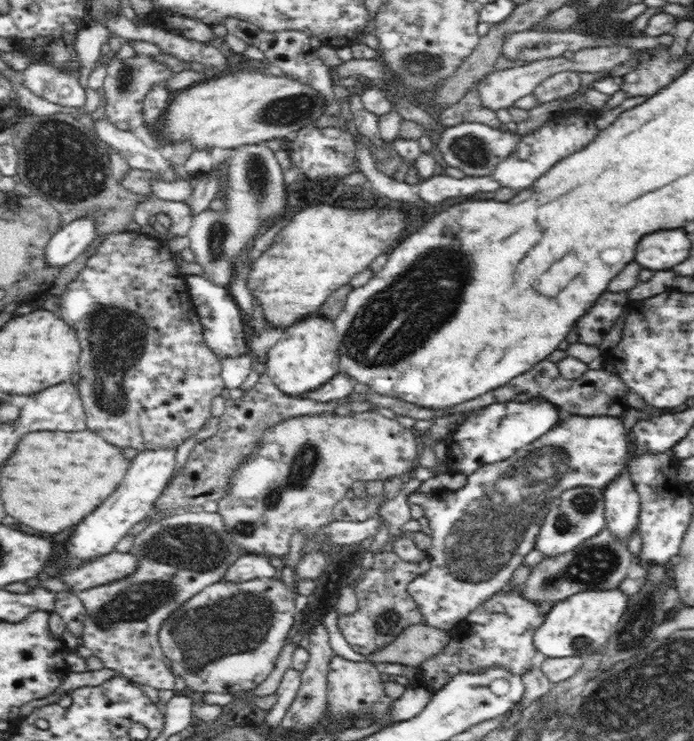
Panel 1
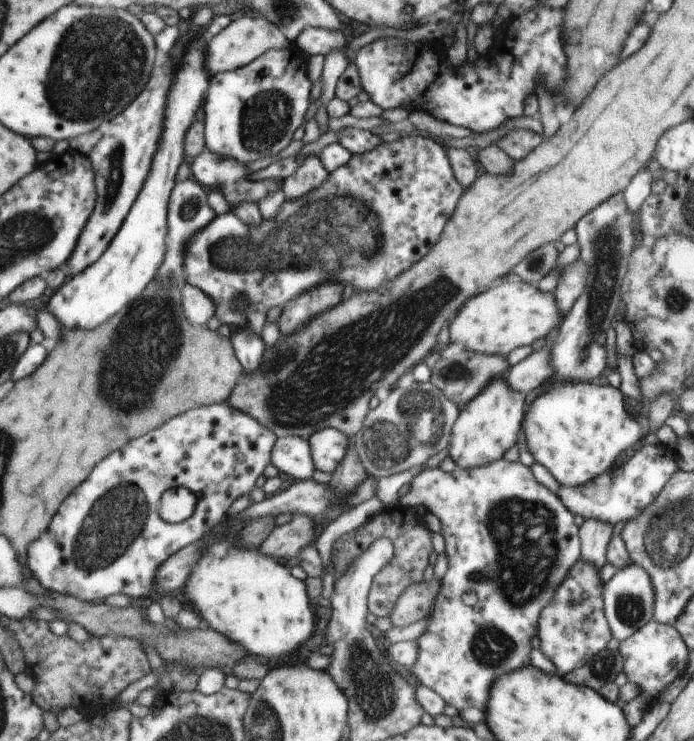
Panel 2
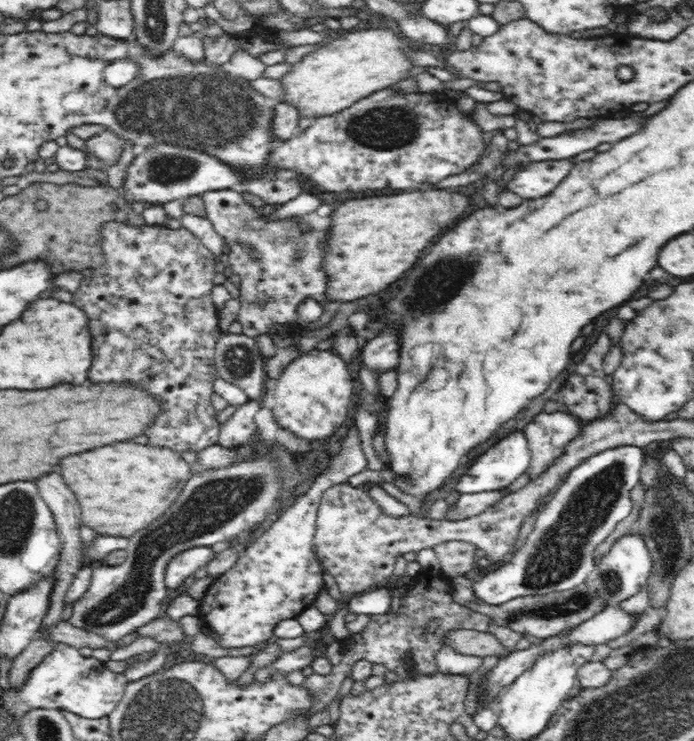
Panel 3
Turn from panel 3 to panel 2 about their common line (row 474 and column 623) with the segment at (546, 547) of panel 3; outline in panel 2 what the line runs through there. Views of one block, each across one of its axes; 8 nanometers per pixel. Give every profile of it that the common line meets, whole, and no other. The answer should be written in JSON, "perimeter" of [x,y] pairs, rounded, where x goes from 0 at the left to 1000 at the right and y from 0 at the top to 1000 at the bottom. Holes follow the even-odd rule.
{"perimeter":[[[906,761],[892,768],[888,775],[869,791],[869,827],[882,858],[892,866],[911,860],[924,845],[939,838],[941,795],[935,776],[927,767]]]}

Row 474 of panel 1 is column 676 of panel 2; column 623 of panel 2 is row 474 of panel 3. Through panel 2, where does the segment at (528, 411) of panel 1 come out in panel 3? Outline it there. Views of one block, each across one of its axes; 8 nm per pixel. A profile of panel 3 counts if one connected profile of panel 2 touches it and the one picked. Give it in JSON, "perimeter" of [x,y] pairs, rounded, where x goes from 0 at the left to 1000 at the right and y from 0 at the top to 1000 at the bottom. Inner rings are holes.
{"perimeter":[[[741,580],[709,599],[695,610],[669,640],[654,653],[654,660],[666,667],[683,667],[720,661],[741,650],[751,640],[756,640],[765,622],[765,607],[755,582]]]}

